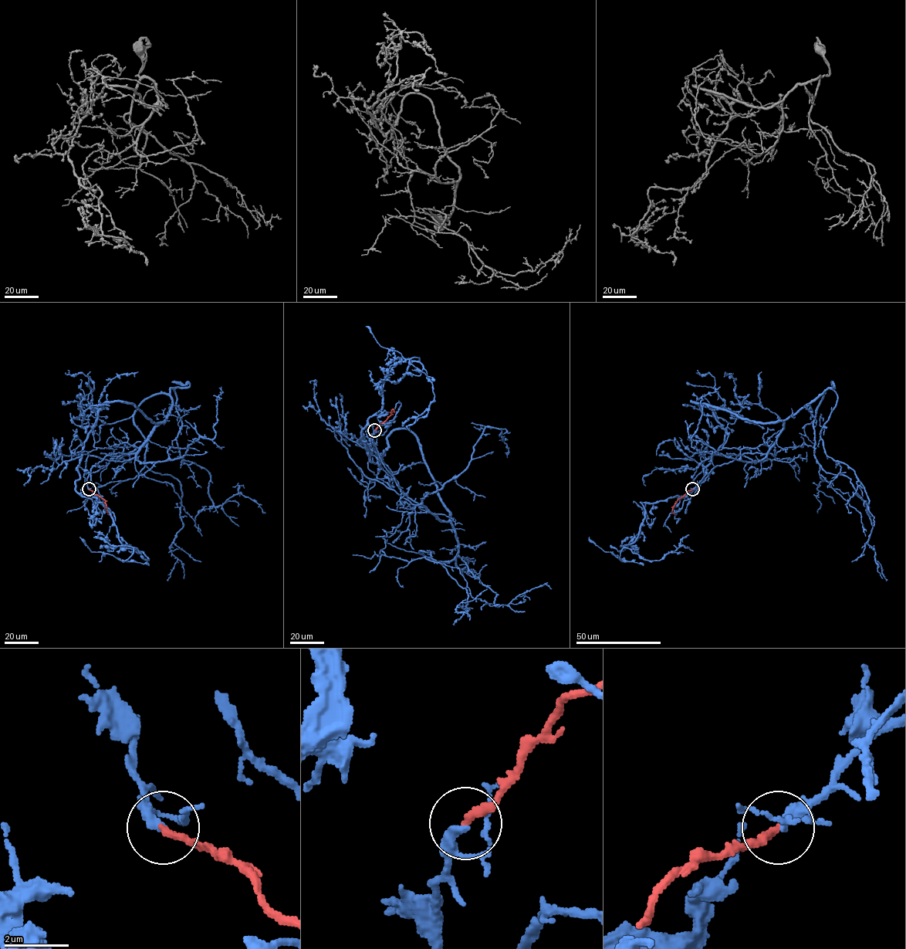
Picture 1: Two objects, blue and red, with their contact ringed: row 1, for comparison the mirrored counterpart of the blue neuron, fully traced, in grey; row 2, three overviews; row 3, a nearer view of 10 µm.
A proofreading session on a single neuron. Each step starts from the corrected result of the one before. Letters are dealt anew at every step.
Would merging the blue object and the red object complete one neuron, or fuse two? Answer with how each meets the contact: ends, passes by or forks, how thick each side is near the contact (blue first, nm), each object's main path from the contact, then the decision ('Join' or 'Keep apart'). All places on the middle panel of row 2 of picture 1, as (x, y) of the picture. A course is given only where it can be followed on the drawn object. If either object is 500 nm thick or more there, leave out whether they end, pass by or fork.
At the ring blue passes by. At the ring red ends. Thickness 260 nm (blue) against 240 nm. Course of blue: (375, 430), (397, 485), (454, 530), (451, 560), (420, 553), (465, 588), (469, 610), (458, 605), (453, 624). Course of red: (375, 430), (391, 414), (391, 410), (394, 412). Join

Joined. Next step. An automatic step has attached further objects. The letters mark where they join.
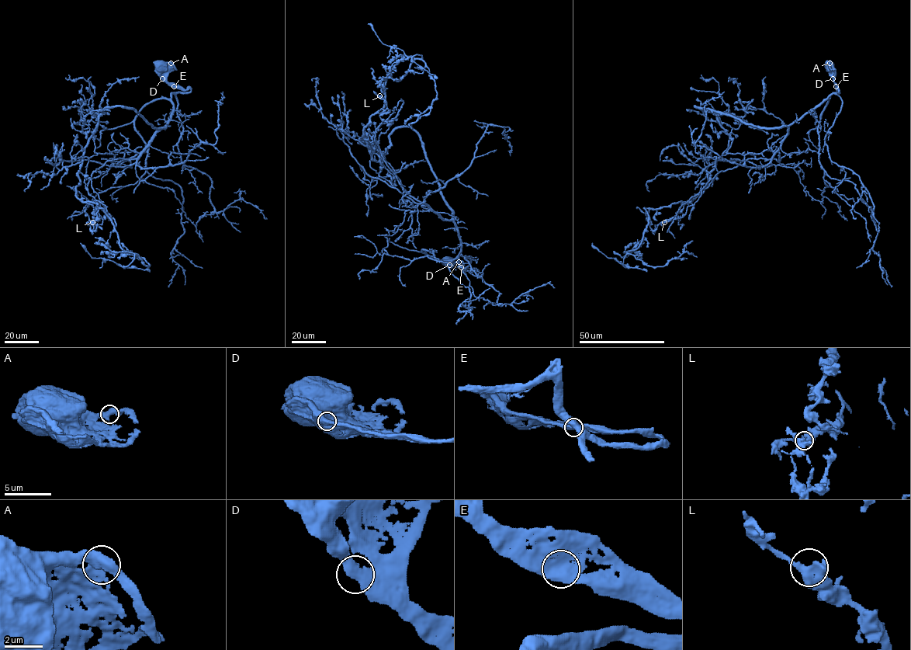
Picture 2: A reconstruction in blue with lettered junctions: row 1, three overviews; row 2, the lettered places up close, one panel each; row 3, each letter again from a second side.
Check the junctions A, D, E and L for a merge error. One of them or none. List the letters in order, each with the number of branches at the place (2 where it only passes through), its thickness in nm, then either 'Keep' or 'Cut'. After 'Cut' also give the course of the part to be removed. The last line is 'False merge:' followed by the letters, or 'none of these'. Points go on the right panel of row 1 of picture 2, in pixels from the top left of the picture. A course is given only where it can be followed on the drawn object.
A: Branches: 2. Thickness 500 nm. Keep
D: Branches: 2. Thickness 460 nm. Keep
E: Branches: 2. Thickness 500 nm. Keep
L: Branches: 2. Thickness 600 nm. Keep
False merge: none of these

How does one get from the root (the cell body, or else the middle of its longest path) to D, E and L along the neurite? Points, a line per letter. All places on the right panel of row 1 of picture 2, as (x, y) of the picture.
D: (831, 67), (833, 78)
E: (831, 67), (836, 86)
L: (831, 67), (839, 92), (794, 120), (771, 158), (748, 158), (718, 172), (707, 187), (664, 222)

